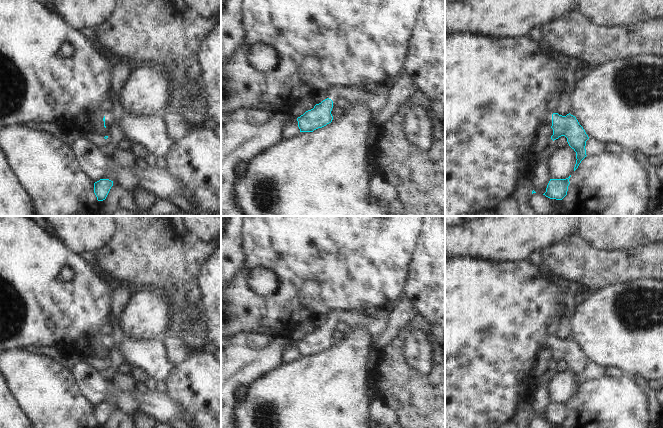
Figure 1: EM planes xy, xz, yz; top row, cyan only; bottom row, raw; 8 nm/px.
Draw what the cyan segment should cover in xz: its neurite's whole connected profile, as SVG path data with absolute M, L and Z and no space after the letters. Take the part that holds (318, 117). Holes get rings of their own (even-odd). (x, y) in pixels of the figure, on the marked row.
M383 85L368 89L363 87L335 86L328 91L328 98L316 104L313 109L306 111L297 118L300 132L313 132L331 123L333 102L338 98L346 99L349 104L363 103L376 115L388 97L388 87Z

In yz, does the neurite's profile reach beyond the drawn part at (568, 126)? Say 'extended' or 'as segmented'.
extended

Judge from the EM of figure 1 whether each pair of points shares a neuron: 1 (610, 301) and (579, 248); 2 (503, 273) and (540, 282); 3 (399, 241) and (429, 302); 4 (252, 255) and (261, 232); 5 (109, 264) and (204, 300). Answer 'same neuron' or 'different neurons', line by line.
1: different neurons
2: same neuron
3: different neurons
4: same neuron
5: different neurons

